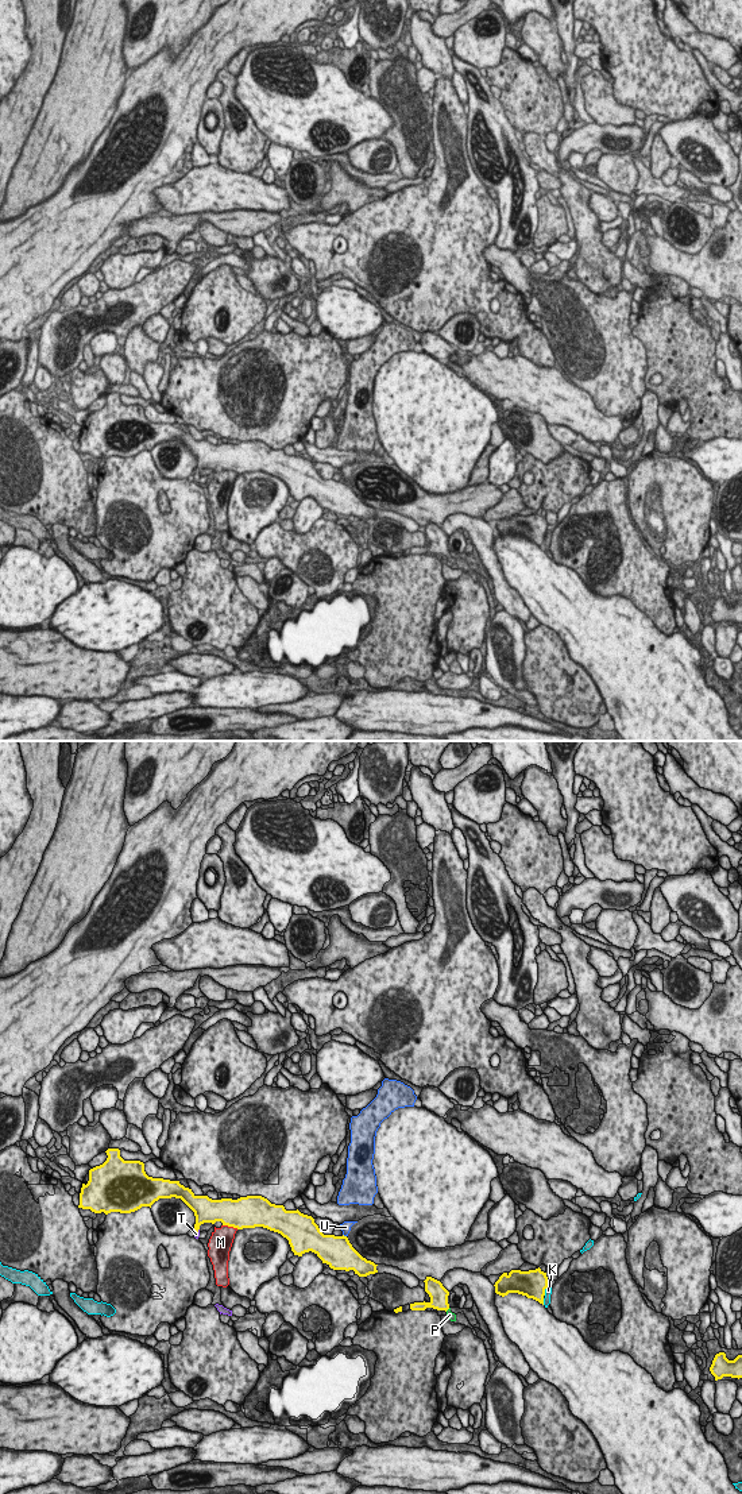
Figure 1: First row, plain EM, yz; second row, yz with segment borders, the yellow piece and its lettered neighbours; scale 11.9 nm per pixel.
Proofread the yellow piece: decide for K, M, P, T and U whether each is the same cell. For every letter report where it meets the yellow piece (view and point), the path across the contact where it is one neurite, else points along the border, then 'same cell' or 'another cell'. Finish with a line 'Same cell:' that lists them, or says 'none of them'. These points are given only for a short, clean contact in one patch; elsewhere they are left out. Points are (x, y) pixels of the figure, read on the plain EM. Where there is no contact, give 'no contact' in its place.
K: meets yellow in yz at (544, 535); another cell
M: meets yellow in yz at (231, 470); border along yz (223, 468), (238, 473); another cell
P: meets yellow in yz at (447, 554); runs through yz (439, 539), (439, 545), (447, 554), (449, 559); same cell
T: meets yellow in yz at (196, 474); runs through yz (204, 455), (196, 474), (196, 478); same cell
U: meets yellow in yz at (343, 479); another cell
Same cell: P, T

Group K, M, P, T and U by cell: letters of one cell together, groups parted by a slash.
K / M / P T / U

